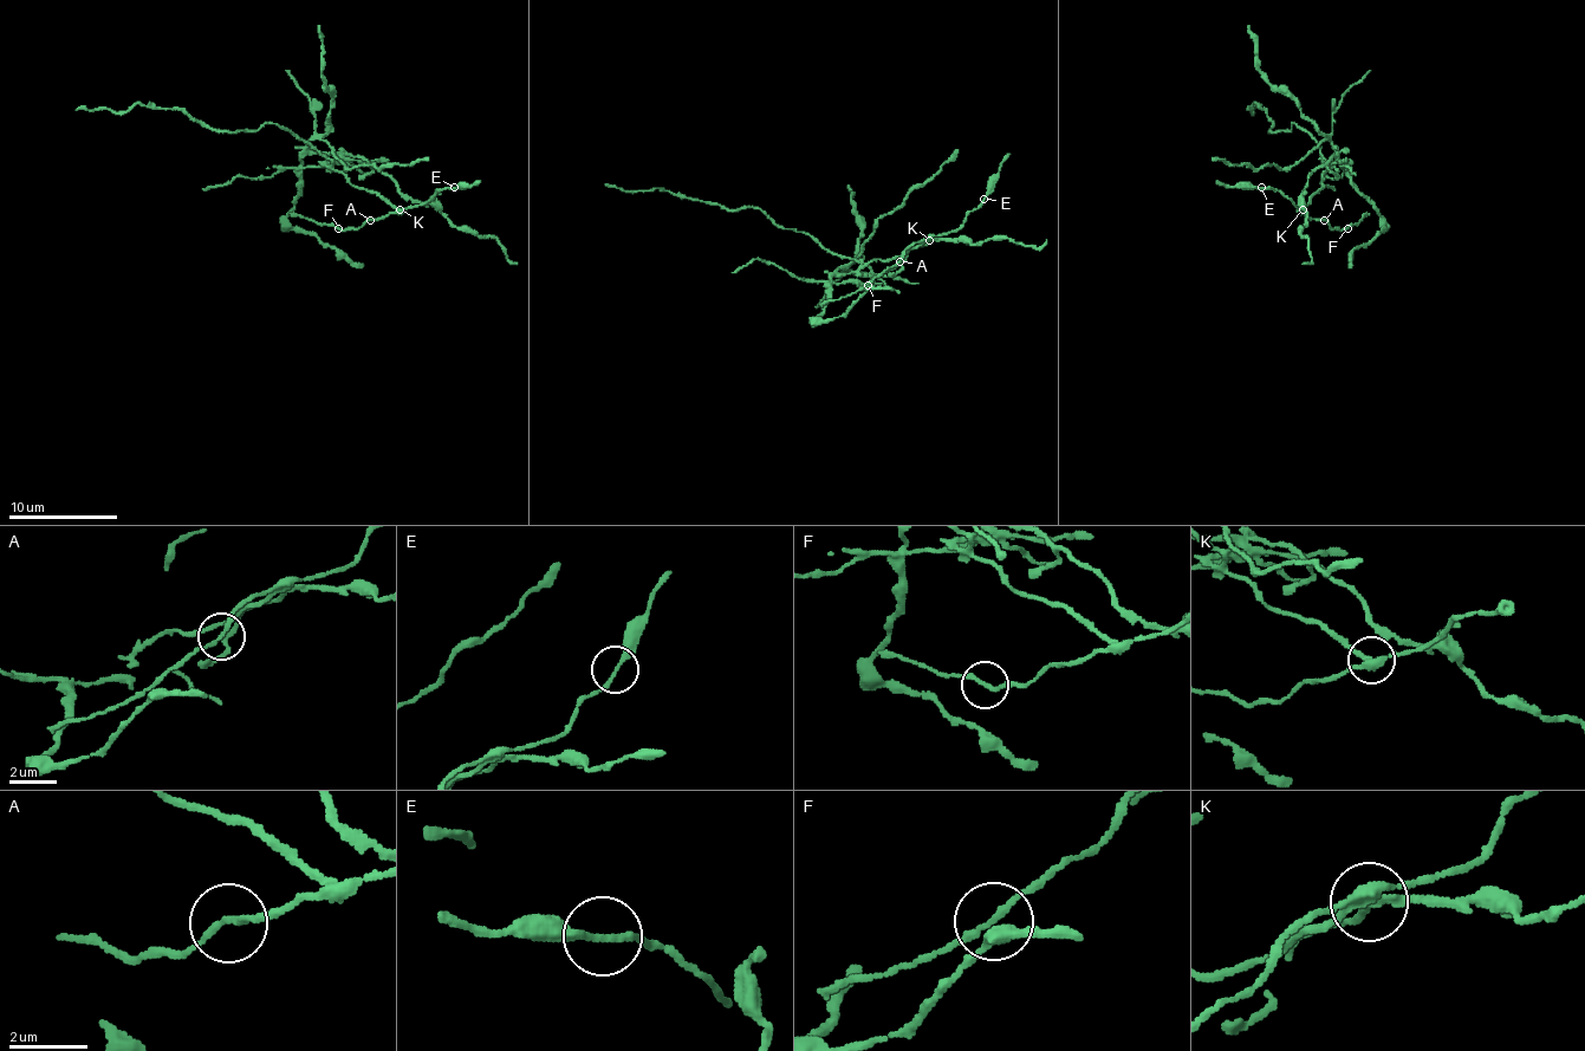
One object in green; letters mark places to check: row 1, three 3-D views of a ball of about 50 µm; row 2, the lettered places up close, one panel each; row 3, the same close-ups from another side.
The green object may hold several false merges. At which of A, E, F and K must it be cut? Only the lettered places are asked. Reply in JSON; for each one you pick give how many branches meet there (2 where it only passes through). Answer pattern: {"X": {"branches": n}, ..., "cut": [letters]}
{"K": {"branches": 3}, "cut": ["K"]}

